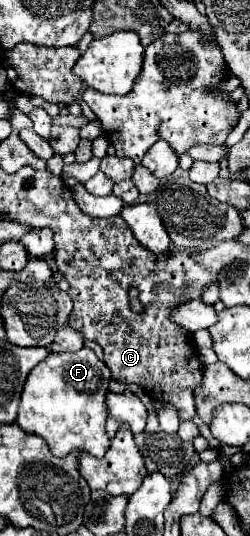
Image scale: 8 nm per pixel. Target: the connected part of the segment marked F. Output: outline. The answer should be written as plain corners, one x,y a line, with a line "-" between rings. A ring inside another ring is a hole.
90,348
78,352
60,352
42,360
28,374
16,424
30,432
42,436
54,456
66,456
74,450
88,452
96,458
102,458
110,446
106,436
106,392
110,382
108,366
96,358

